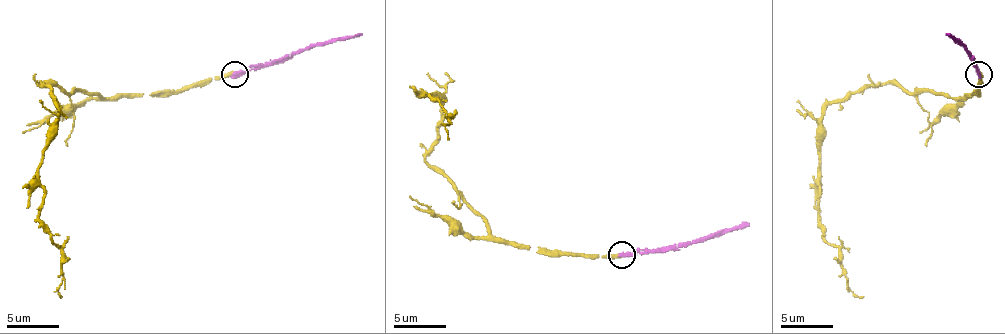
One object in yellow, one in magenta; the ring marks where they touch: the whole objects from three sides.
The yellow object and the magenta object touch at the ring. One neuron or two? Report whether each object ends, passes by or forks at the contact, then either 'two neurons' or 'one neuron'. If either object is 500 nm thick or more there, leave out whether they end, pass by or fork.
yellow ends; magenta ends; two neurons

